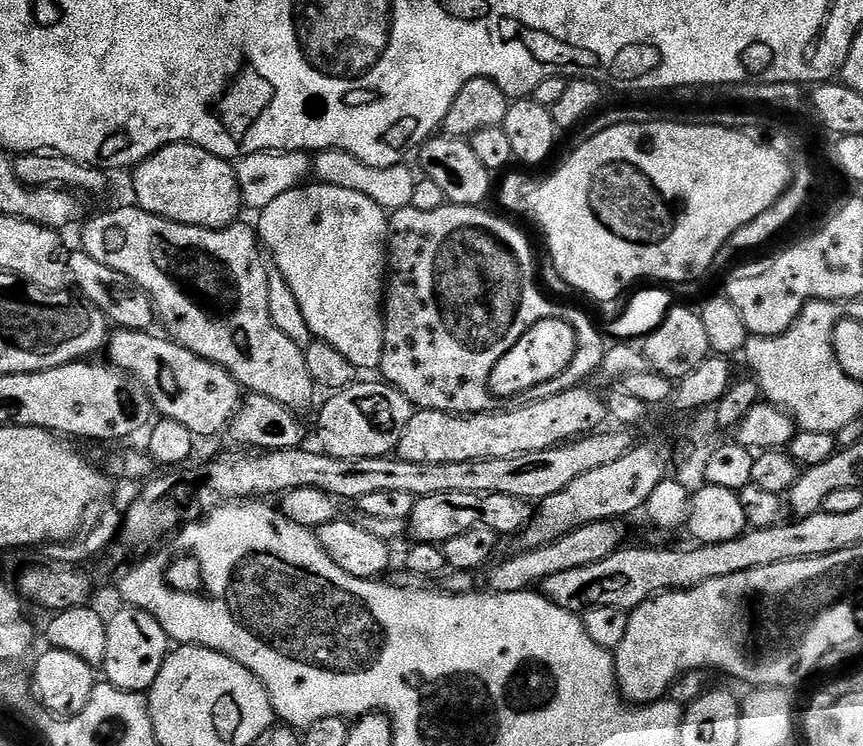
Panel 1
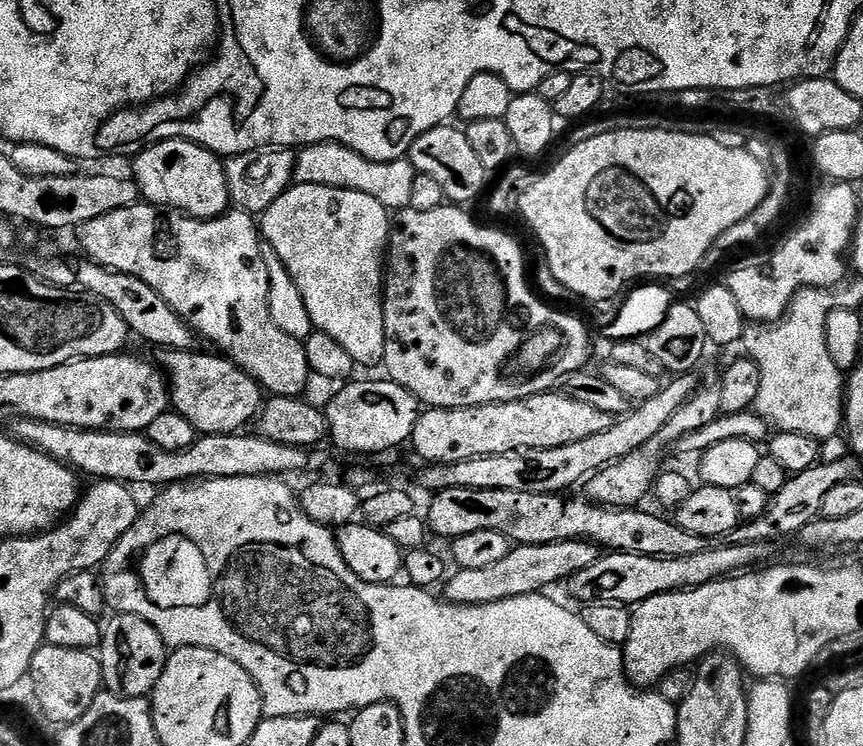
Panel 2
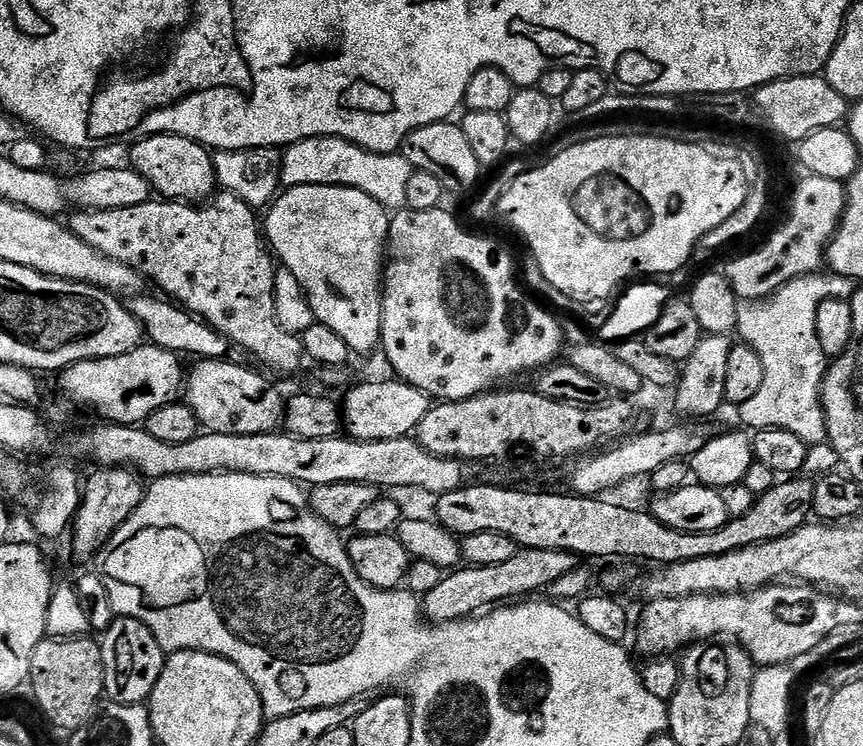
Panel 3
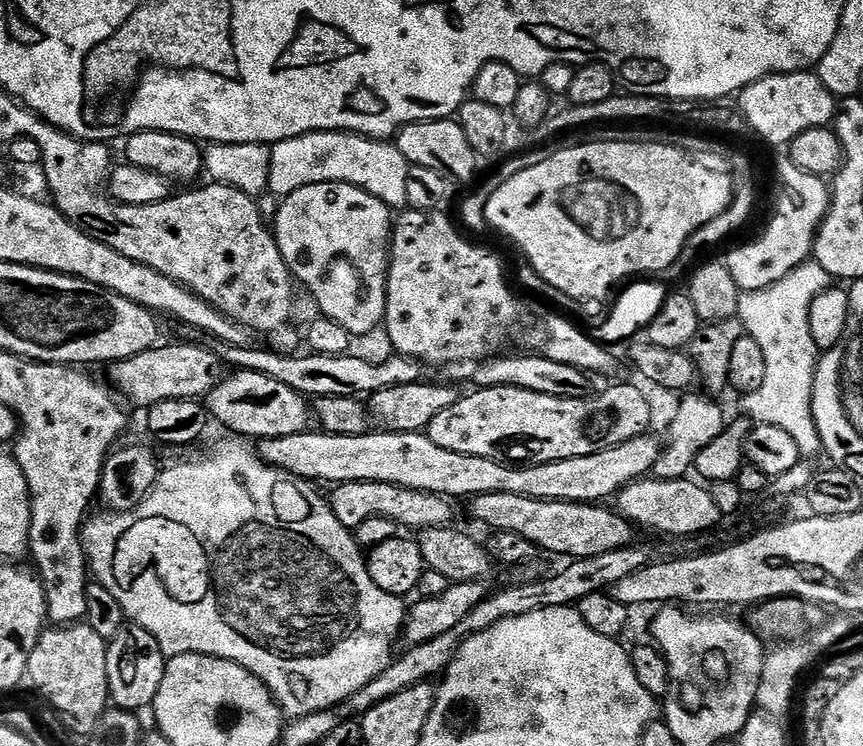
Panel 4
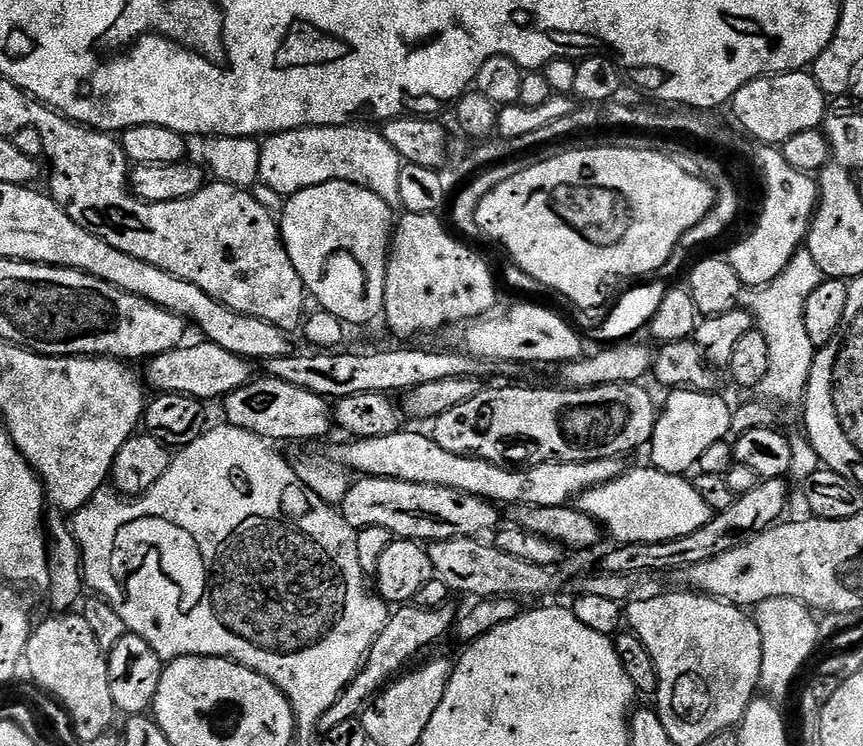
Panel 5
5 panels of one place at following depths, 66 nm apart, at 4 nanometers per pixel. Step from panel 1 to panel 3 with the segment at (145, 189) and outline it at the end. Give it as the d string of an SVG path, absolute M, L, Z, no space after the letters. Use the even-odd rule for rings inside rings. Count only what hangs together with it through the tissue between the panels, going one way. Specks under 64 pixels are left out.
M147 136L145 140L135 141L130 151L132 169L142 174L153 193L165 201L204 202L217 191L213 153L195 140L181 136Z

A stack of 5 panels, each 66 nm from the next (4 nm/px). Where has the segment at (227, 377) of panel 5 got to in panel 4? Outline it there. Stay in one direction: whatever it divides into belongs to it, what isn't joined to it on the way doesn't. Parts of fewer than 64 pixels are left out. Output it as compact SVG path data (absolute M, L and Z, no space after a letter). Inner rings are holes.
M164 342L150 350L142 350L142 354L134 354L134 358L115 361L107 372L112 379L111 387L129 405L132 403L136 408L147 410L158 402L166 402L174 398L195 400L207 397L208 393L214 391L224 379L226 365L219 351L211 352L200 344Z

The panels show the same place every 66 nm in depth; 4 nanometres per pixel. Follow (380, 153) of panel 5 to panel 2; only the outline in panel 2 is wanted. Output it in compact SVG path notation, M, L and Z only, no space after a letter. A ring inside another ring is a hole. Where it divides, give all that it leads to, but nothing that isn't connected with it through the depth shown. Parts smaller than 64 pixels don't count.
M310 144L299 149L294 180L306 186L358 190L362 194L370 194L370 198L378 198L384 208L399 210L408 207L416 175L417 170L408 158L374 162L341 144Z

